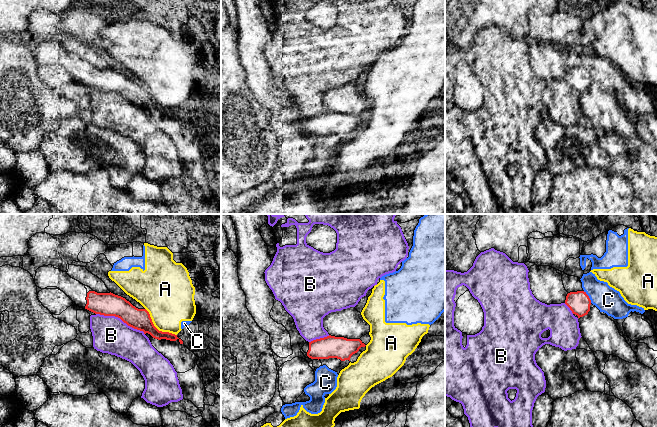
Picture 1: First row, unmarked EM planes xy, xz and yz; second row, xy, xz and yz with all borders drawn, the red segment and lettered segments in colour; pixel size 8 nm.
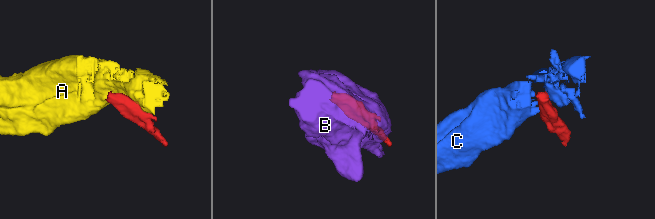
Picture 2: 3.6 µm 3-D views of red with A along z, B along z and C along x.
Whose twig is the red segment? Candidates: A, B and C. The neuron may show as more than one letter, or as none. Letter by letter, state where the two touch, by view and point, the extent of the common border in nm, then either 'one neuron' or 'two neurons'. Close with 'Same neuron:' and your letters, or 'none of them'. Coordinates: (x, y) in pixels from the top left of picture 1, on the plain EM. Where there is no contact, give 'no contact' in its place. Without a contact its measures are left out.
A: meets red in xy at (156, 104); contact 340 nm long; two neurons
B: meets red in xy at (121, 95); contact 420 nm long; two neurons
C: meets red in yz at (588, 73); contact 120 nm long; two neurons
Same neuron: none of them

